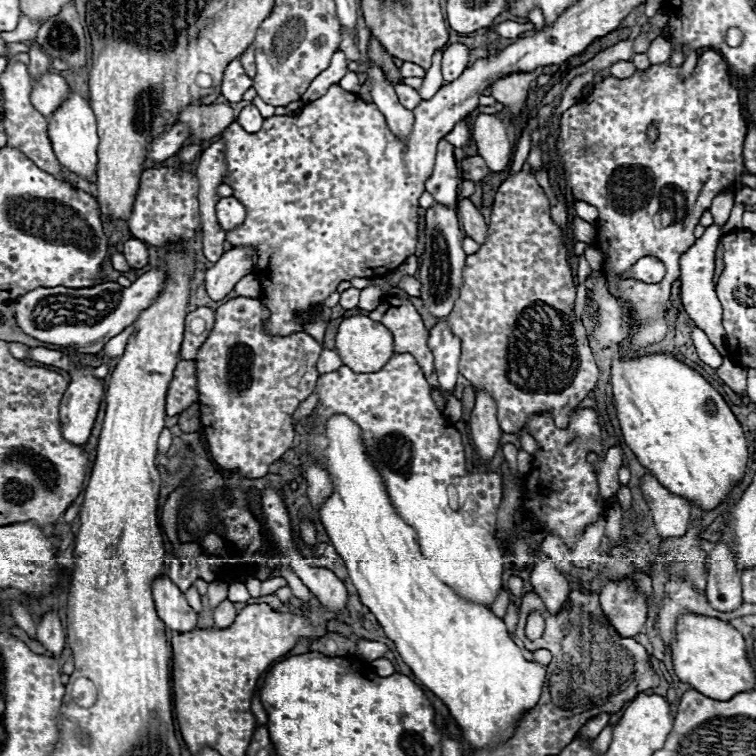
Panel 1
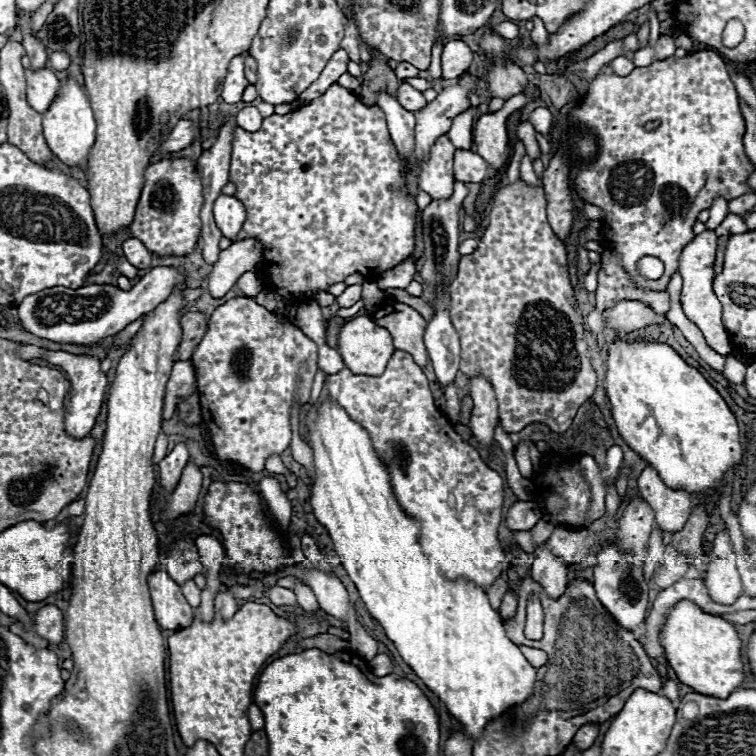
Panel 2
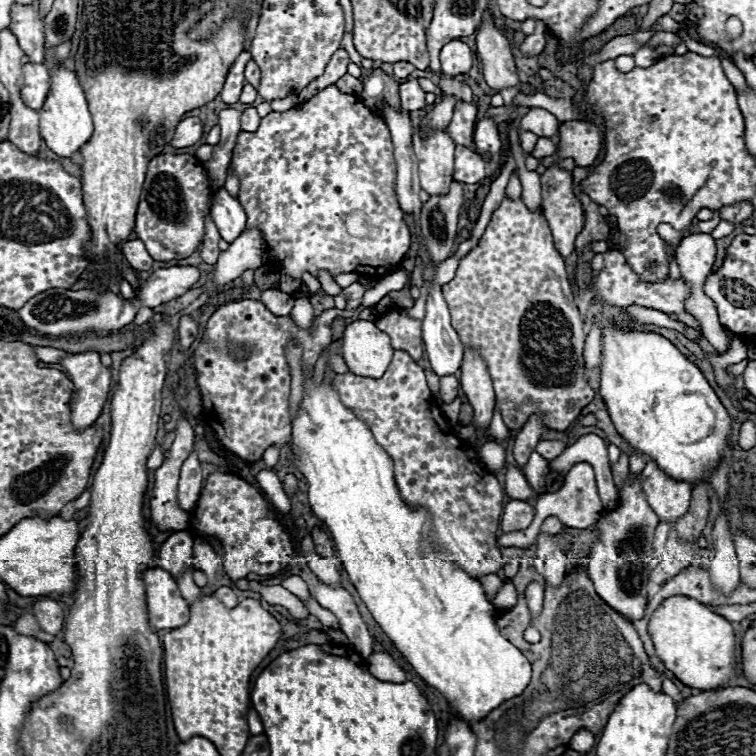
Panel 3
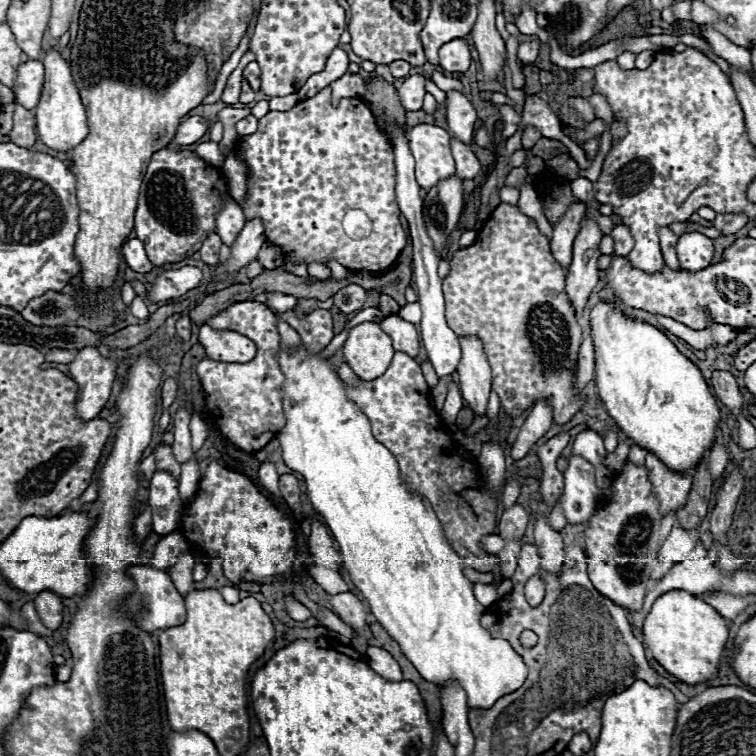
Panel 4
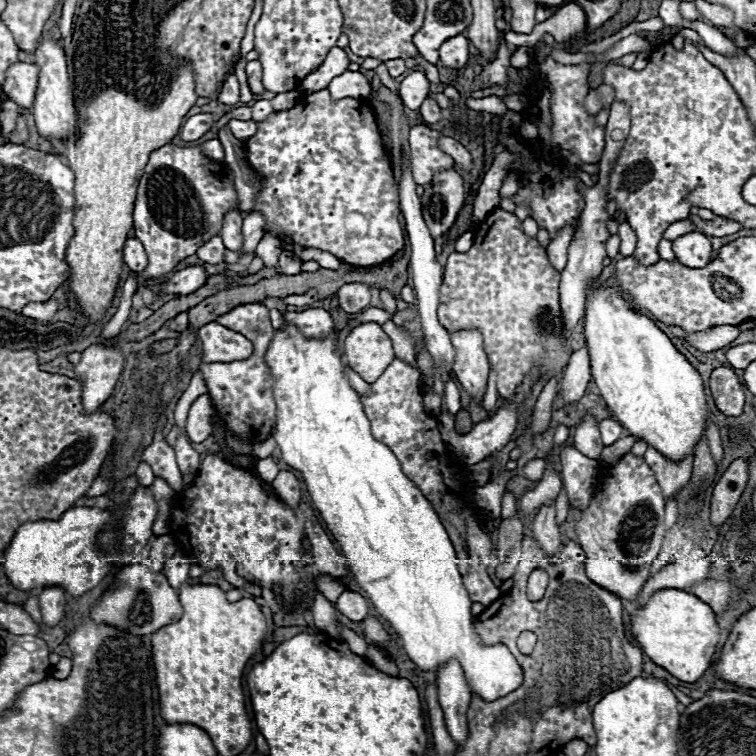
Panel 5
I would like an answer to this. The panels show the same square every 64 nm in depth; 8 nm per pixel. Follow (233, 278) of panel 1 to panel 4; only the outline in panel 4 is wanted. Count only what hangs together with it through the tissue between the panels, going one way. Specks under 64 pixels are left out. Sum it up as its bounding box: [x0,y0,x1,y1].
[224,218,266,272]

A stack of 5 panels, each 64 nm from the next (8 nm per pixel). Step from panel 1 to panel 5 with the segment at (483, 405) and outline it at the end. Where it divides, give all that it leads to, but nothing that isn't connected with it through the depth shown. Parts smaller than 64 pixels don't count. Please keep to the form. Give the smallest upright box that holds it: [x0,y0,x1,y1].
[450,330,488,402]

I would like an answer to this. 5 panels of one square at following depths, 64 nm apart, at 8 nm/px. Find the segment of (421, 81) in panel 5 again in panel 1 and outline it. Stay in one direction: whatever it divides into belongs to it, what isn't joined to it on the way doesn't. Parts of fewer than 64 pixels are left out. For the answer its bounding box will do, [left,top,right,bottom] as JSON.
[394,84,422,110]

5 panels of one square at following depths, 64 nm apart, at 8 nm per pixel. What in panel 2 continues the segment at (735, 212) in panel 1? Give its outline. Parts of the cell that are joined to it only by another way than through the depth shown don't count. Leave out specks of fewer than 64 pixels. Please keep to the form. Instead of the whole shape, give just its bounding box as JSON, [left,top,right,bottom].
[714,214,750,236]

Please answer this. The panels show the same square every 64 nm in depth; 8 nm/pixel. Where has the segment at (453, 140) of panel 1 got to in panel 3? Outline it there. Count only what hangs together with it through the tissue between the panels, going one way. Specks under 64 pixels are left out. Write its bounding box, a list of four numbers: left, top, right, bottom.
[446,100,476,146]

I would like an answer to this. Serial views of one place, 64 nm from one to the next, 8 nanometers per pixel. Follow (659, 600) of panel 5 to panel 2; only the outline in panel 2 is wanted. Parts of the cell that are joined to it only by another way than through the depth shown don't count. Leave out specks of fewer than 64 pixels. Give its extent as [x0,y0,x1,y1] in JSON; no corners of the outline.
[660,600,744,698]

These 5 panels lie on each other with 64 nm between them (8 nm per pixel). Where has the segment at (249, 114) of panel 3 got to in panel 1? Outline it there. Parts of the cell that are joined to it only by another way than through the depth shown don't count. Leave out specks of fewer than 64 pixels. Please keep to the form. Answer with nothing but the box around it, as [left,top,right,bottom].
[236,106,264,132]

